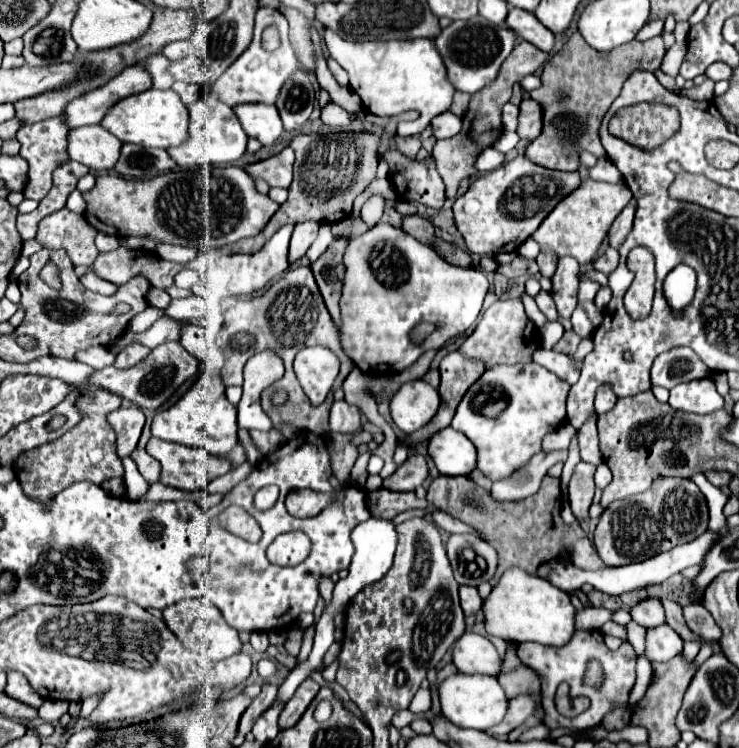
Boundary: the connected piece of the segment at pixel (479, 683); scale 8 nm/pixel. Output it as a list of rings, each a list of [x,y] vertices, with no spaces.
[[[465,673],[451,675],[441,683],[439,699],[441,699],[441,715],[445,719],[449,719],[459,727],[479,729],[479,731],[487,731],[489,727],[501,723],[509,707],[509,699],[503,687],[497,683],[495,677],[487,677],[487,675],[465,675]]]

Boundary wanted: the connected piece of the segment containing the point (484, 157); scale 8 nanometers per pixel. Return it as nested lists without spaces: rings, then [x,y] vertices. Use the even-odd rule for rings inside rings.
[[[487,147],[487,149],[477,157],[477,161],[475,161],[475,169],[477,169],[477,173],[479,173],[479,175],[483,175],[483,173],[487,173],[487,171],[495,169],[497,165],[501,165],[501,163],[503,163],[503,159],[505,159],[505,155],[503,155],[503,153],[495,151],[493,147]]]

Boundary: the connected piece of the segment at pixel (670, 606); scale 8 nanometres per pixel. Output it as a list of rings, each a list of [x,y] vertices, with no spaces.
[[[661,599],[663,601],[663,607],[665,607],[665,615],[667,615],[667,625],[671,625],[685,641],[695,641],[695,643],[701,643],[701,645],[705,645],[705,643],[711,643],[711,647],[713,647],[713,653],[723,653],[721,651],[721,645],[717,643],[717,641],[705,641],[701,635],[695,635],[689,627],[687,627],[687,623],[685,623],[685,617],[683,617],[683,609],[681,609],[681,605],[679,603],[675,603],[675,601],[669,601],[669,599]]]

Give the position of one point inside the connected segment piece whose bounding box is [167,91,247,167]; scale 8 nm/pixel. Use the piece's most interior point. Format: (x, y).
(215, 136)

